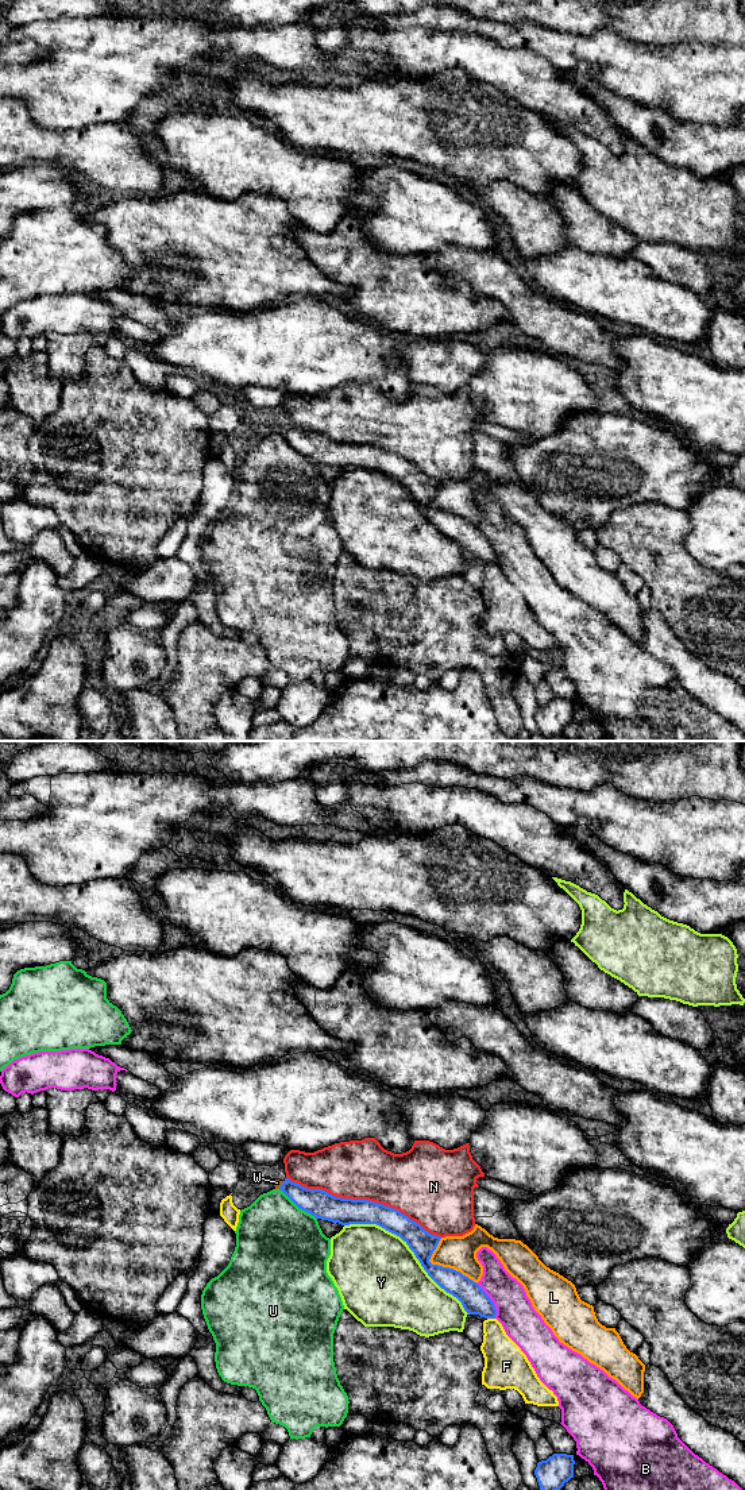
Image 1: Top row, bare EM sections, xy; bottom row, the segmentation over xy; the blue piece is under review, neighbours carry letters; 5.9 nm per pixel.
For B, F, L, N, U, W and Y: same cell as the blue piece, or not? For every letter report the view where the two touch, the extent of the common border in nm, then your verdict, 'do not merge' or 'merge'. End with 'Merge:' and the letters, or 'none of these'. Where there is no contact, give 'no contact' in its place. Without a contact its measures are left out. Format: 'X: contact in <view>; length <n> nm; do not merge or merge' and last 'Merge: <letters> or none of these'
B: contact in xy; length 240 nm; do not merge
F: contact in xy; length 50 nm; do not merge
L: contact in xy; length 360 nm; do not merge
N: contact in xy; length 1000 nm; do not merge
U: contact in xy; length 300 nm; do not merge
W: contact in xy; length 60 nm; merge
Y: contact in xy; length 500 nm; do not merge
Merge: W

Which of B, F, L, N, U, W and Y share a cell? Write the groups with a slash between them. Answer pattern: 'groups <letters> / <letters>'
groups B / F / L / N / U / W / Y

